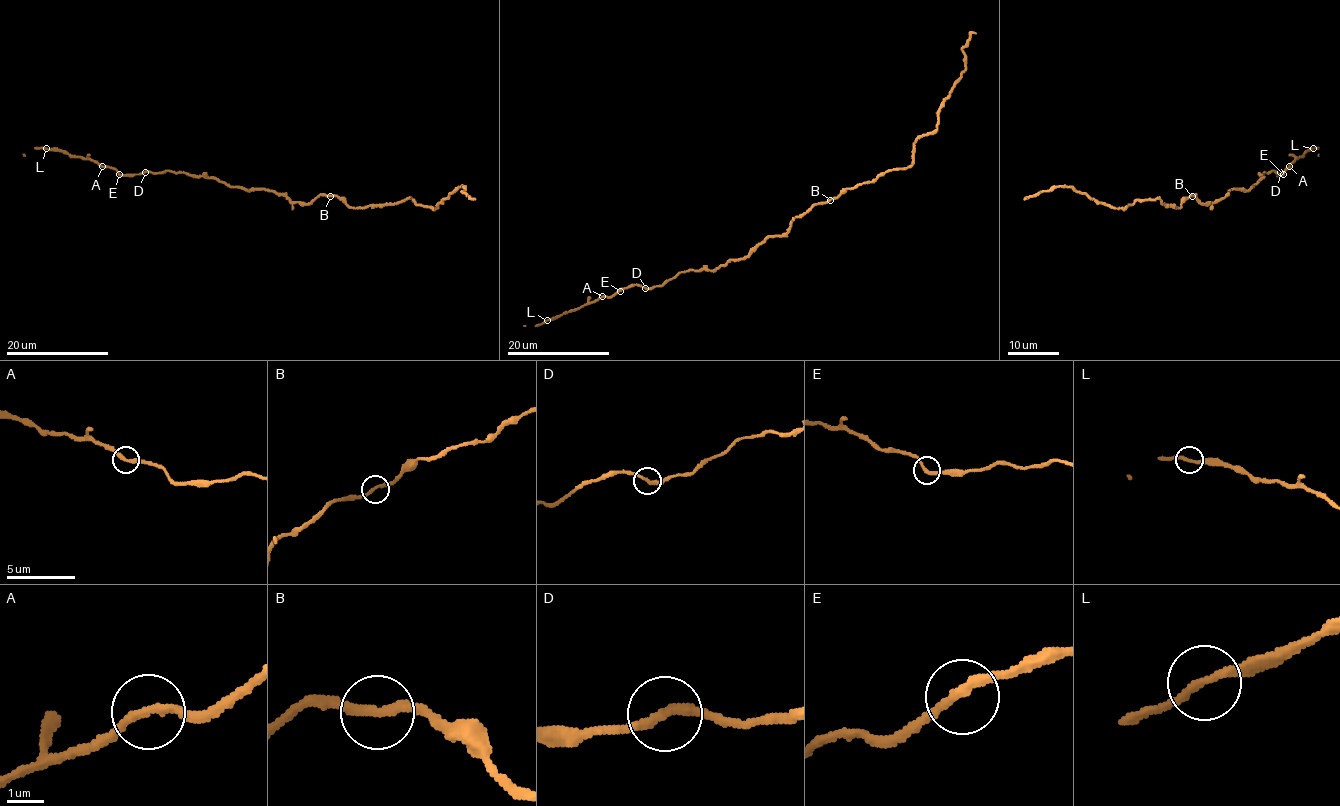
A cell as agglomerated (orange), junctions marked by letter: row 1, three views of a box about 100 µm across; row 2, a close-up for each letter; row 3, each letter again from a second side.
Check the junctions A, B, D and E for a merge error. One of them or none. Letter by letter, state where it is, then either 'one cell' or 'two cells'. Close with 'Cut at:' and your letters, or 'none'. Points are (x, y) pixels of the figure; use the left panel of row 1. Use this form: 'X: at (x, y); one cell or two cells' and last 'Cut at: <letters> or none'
A: at (102, 166); one cell
B: at (330, 196); one cell
D: at (145, 172); one cell
E: at (119, 174); one cell
Cut at: none

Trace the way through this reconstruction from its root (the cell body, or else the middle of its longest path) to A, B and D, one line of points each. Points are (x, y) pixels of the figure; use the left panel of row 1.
A: (290, 200), (271, 191), (230, 187), (212, 177), (168, 170), (119, 174), (112, 168), (101, 166)
B: (290, 200), (309, 204), (321, 195), (330, 196)
D: (290, 200), (271, 191), (230, 187), (212, 177), (168, 170), (145, 171)

